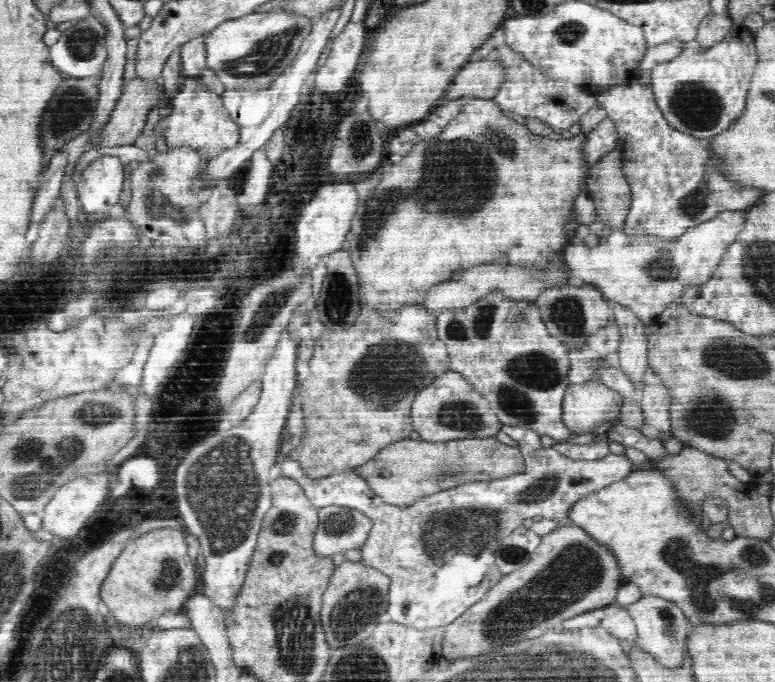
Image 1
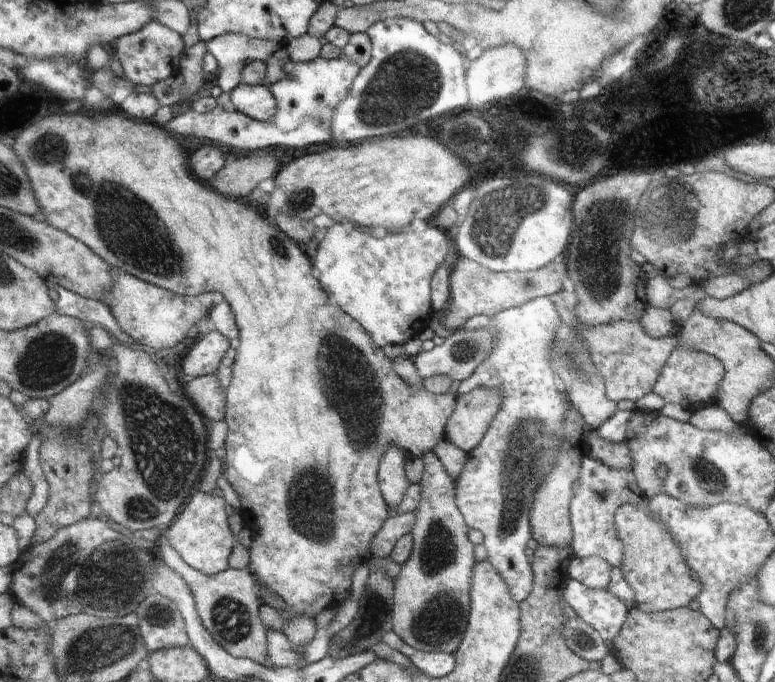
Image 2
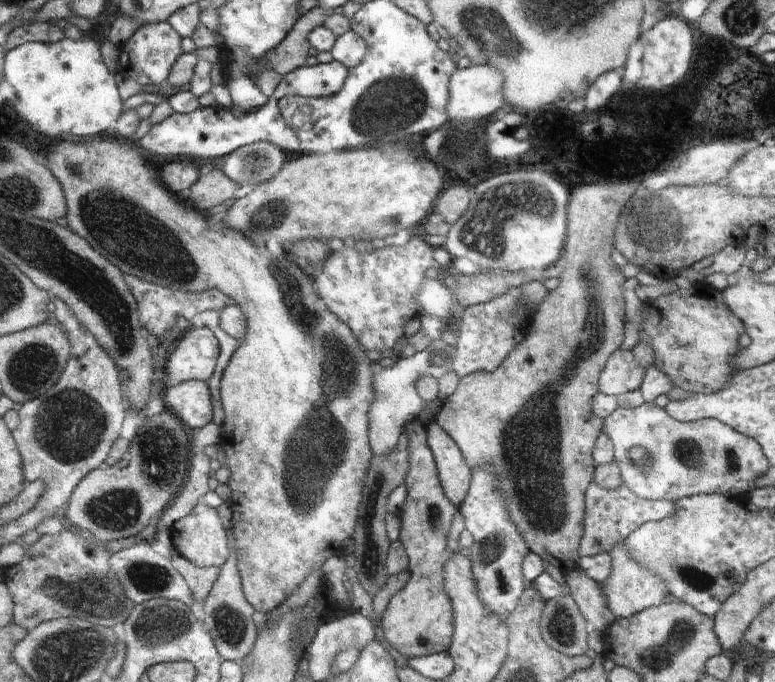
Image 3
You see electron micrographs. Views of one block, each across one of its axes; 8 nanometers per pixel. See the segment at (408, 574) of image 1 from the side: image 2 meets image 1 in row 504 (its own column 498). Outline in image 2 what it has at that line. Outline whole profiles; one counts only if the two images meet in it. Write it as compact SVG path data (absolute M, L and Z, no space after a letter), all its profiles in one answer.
M538 297L521 307L506 309L491 317L473 316L464 326L471 331L494 329L497 336L491 353L468 379L460 383L458 391L469 392L476 387L499 389L504 402L478 447L466 453L468 458L464 464L464 472L457 480L457 503L465 516L466 524L469 524L470 528L480 530L484 535L483 544L488 553L486 561L494 565L498 574L509 585L513 599L518 603L522 602L532 590L532 561L524 554L526 544L532 536L532 524L529 521L532 502L542 476L547 475L551 468L554 468L556 457L561 448L564 448L565 416L570 410L565 384L553 373L549 361L552 359L553 338L561 324L561 315L557 312L552 298Z

